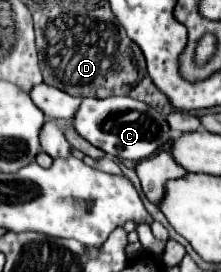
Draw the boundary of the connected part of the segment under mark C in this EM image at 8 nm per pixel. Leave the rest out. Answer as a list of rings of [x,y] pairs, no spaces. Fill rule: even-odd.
[[[108,96],[104,100],[84,98],[82,108],[78,108],[78,116],[74,116],[74,128],[82,138],[106,154],[134,162],[156,154],[170,140],[166,116],[130,96]]]

